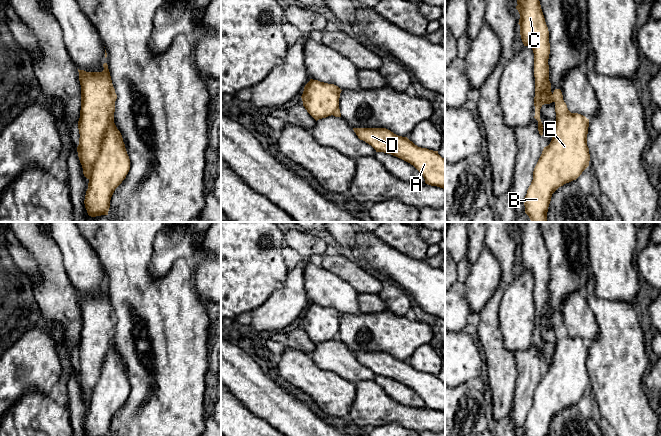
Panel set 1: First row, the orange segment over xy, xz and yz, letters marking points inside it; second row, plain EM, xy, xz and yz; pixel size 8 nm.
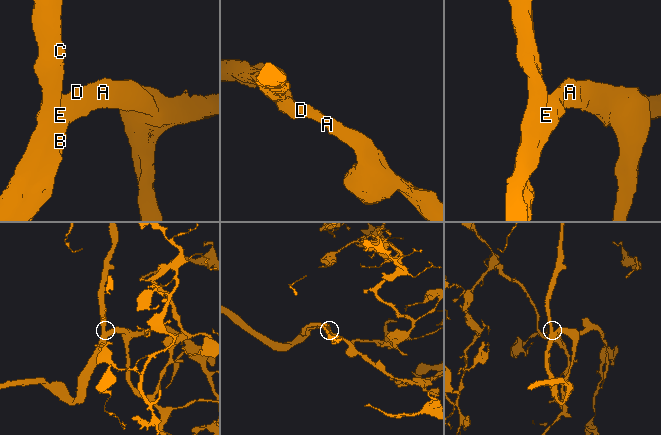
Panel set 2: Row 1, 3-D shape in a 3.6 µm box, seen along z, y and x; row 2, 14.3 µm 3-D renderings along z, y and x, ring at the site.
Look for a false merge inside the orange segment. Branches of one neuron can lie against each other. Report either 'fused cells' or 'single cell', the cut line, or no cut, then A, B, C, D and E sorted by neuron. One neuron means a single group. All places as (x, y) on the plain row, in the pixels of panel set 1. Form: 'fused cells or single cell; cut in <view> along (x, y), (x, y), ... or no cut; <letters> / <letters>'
single cell; no cut; A B C D E

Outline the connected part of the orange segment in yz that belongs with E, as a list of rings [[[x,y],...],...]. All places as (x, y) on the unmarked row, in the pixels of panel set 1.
[[[518,222],[517,228],[522,266],[534,277],[534,342],[538,345],[541,360],[543,348],[540,333],[544,328],[555,327],[556,347],[552,364],[542,375],[524,422],[525,436],[548,436],[552,418],[564,408],[576,404],[589,390],[589,343],[568,334],[560,313],[551,316],[549,255],[539,223]]]

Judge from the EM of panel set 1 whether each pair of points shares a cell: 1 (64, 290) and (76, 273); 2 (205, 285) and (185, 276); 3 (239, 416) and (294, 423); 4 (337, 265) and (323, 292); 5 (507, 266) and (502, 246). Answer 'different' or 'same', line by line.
1: different
2: different
3: different
4: different
5: same

